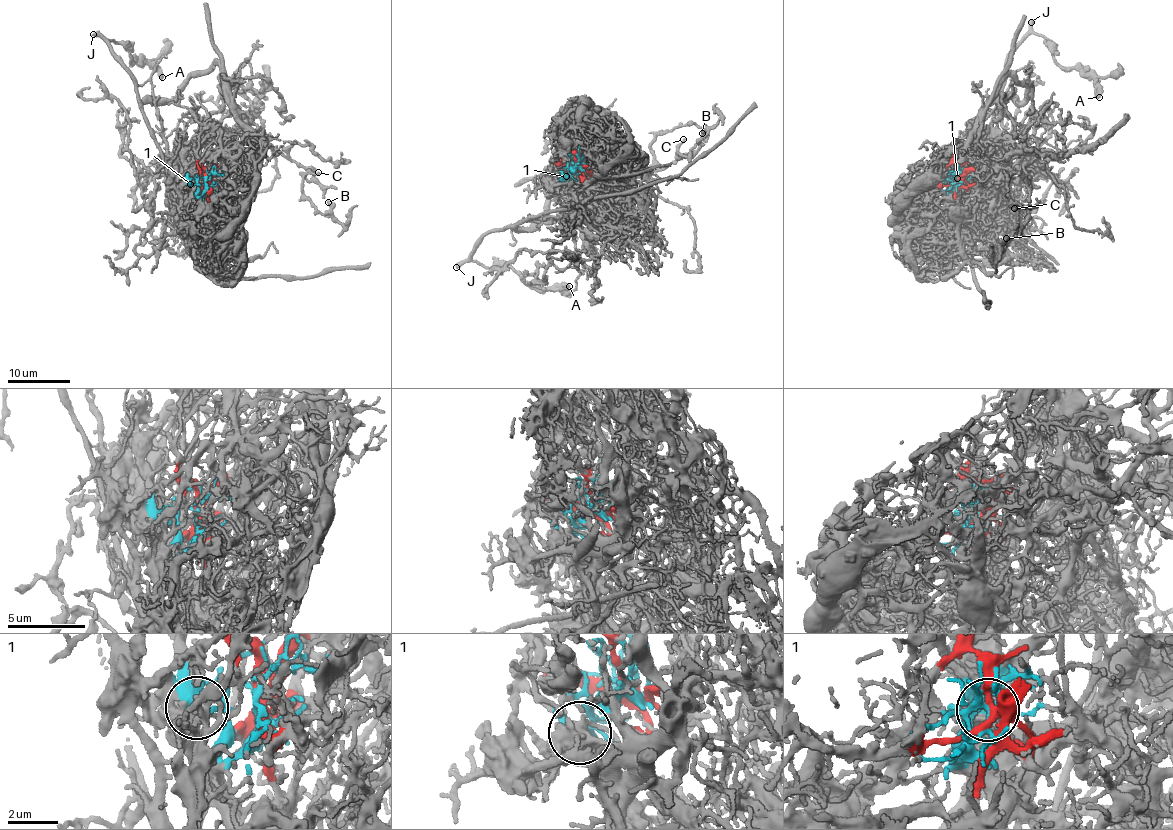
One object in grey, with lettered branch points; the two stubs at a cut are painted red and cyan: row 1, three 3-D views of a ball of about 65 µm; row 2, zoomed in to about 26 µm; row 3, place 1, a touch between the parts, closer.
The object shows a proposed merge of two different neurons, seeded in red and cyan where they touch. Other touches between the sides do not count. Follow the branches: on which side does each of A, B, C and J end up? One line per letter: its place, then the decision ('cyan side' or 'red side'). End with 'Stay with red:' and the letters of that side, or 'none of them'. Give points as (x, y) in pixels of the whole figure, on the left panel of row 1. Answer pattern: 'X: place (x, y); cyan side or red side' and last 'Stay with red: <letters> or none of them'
A: place (162, 77); cyan side
B: place (328, 202); red side
C: place (318, 172); red side
J: place (93, 34); cyan side
Stay with red: B, C

